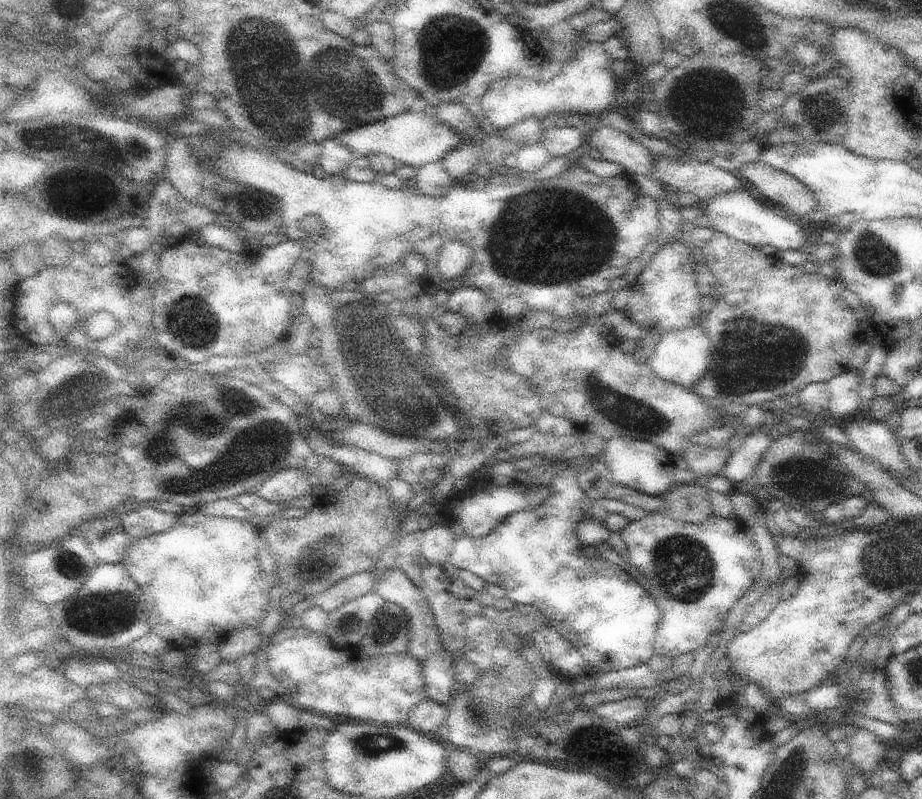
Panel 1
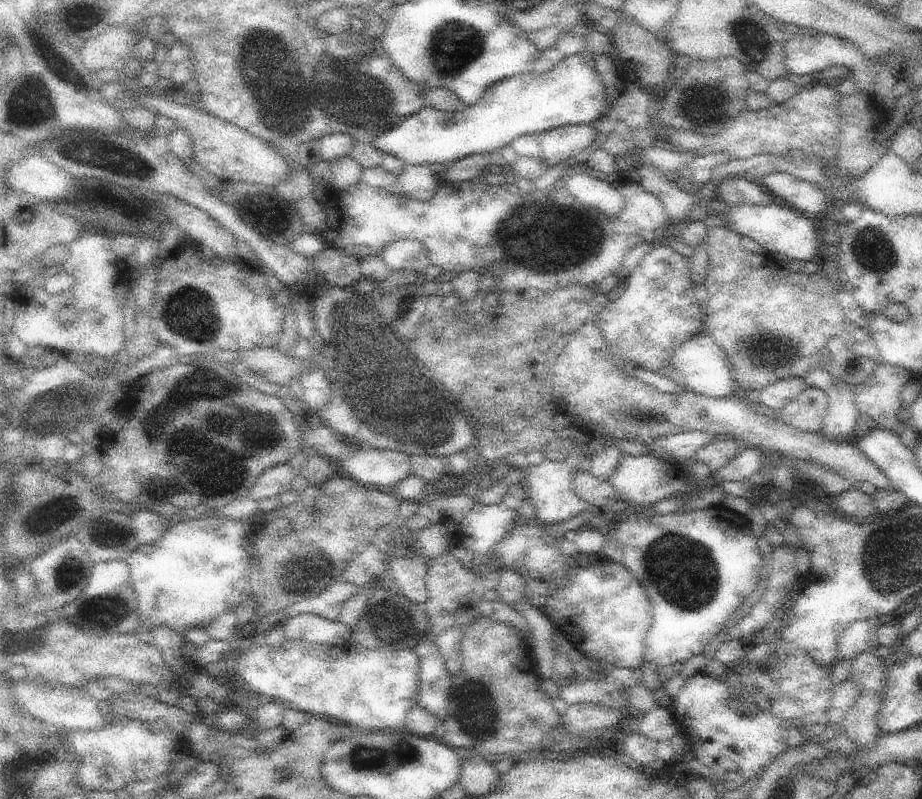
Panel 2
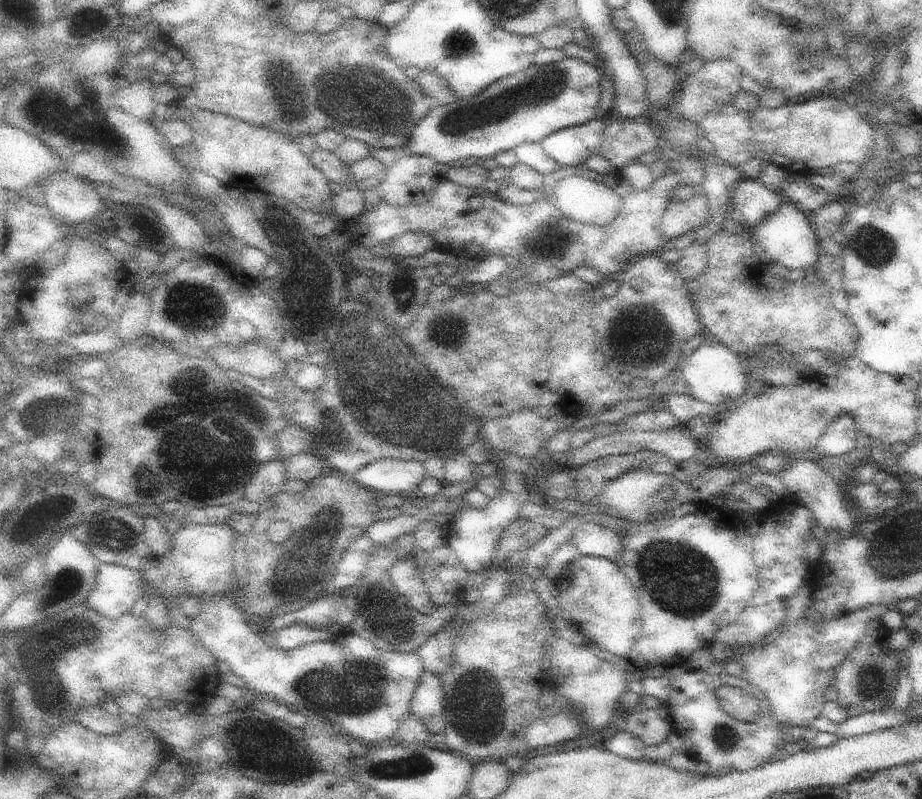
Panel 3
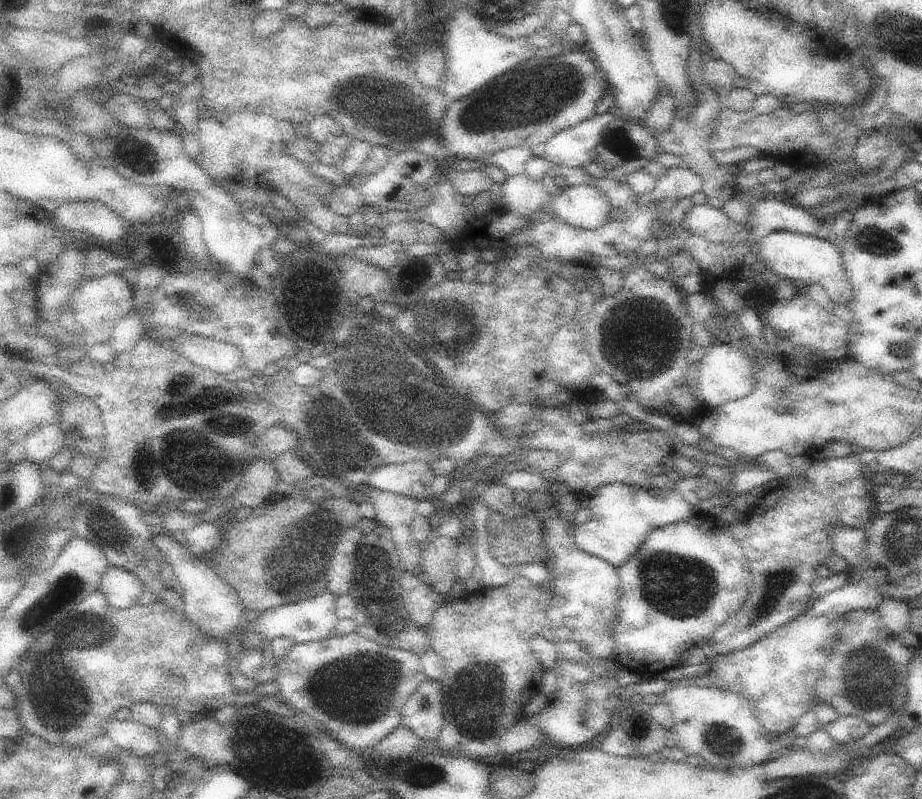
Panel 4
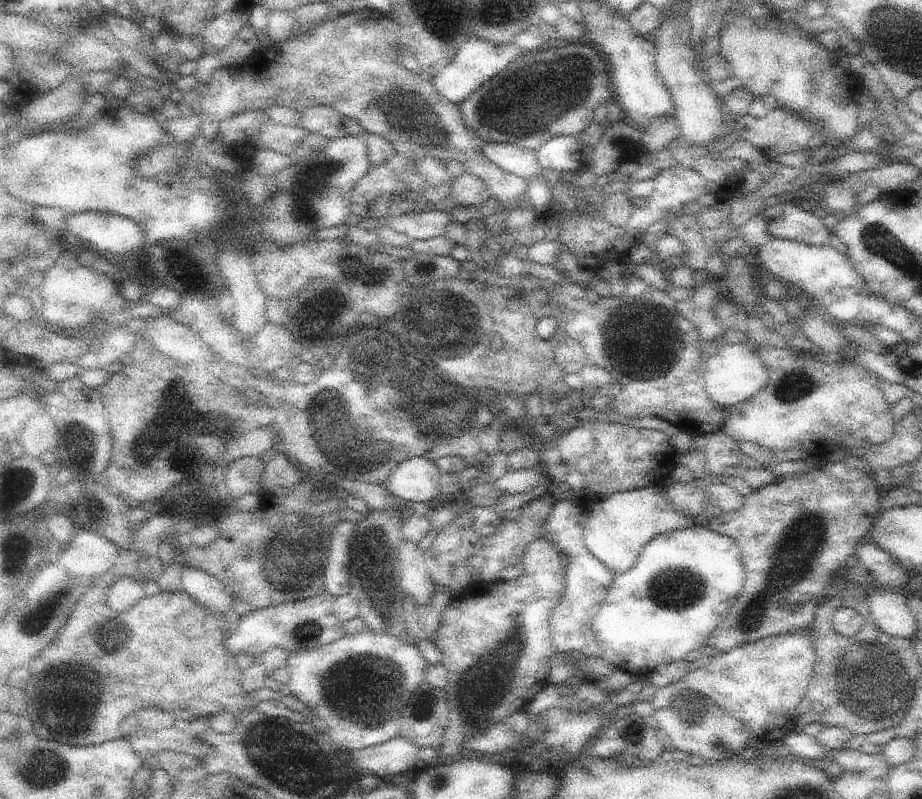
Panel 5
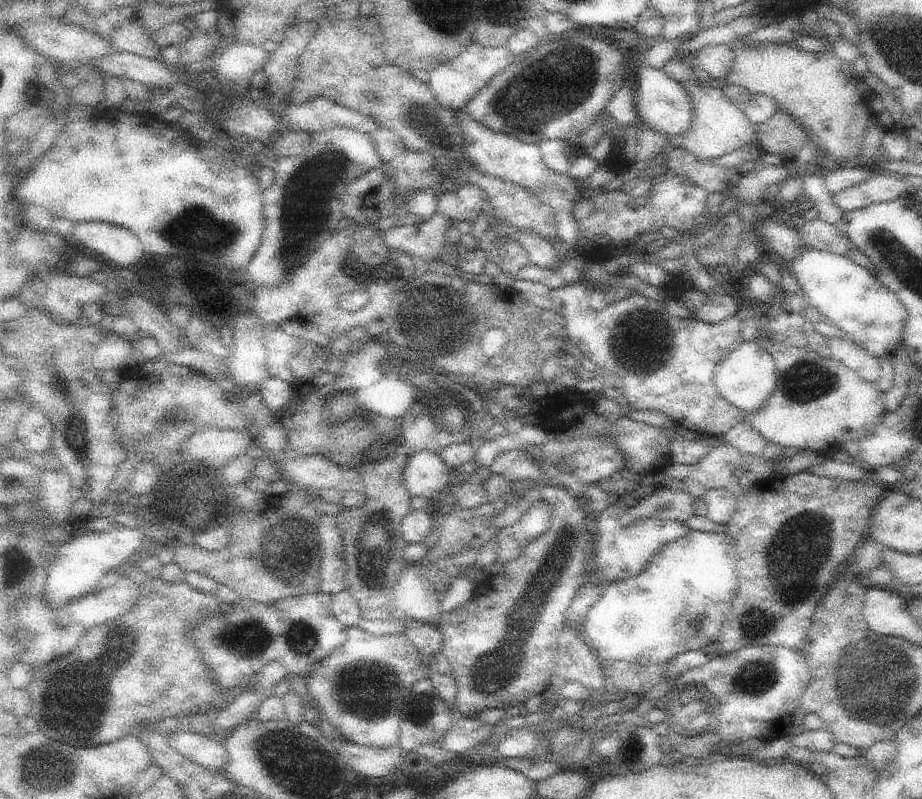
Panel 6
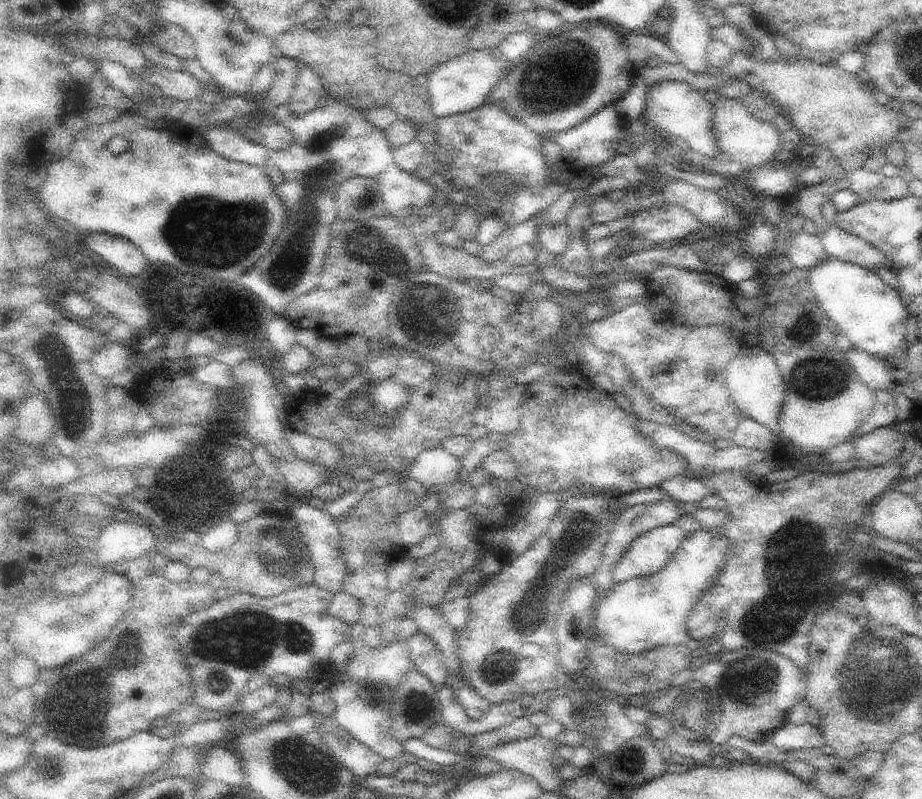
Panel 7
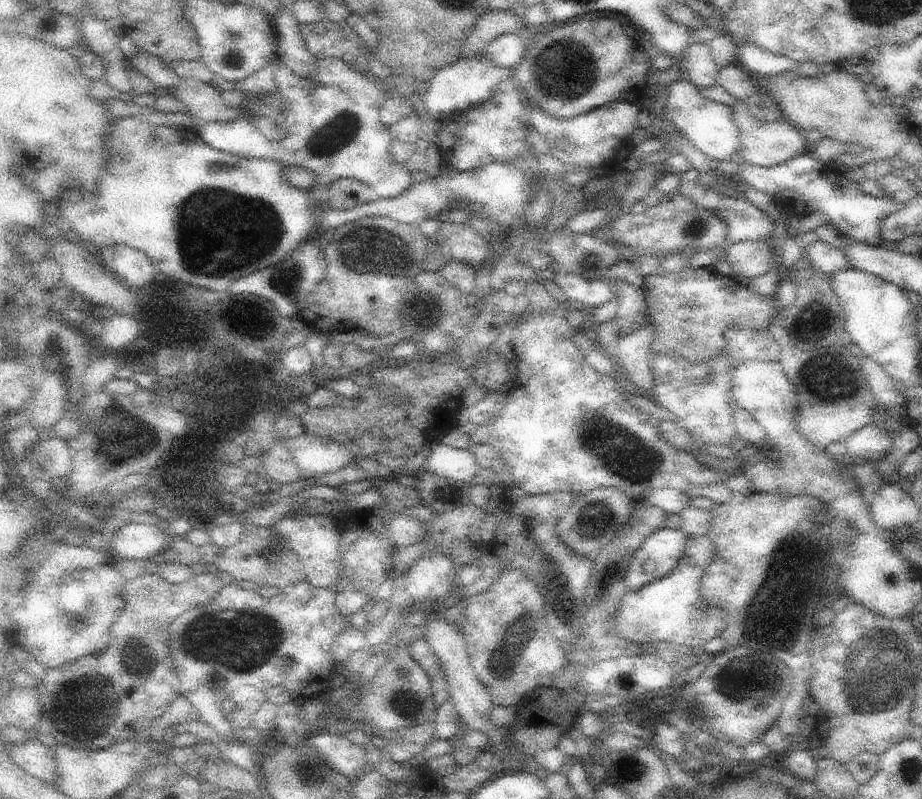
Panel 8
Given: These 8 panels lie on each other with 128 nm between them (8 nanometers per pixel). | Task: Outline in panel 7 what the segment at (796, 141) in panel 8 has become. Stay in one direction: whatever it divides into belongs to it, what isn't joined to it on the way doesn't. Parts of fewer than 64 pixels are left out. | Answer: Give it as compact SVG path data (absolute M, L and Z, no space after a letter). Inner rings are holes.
M720 98L712 103L714 122L716 128L716 146L720 142L720 150L728 154L734 161L741 164L742 169L761 167L774 160L776 153L782 150L782 136L776 126L770 122L757 119L740 99Z

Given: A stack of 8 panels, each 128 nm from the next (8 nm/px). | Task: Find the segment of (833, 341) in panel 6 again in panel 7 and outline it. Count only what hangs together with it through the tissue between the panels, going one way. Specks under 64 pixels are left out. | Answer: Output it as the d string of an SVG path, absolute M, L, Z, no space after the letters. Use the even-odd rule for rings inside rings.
M854 347L854 350L845 352L845 355L848 356L848 362L852 364L856 375L868 388L872 388L876 392L890 390L890 394L894 394L896 382L892 380L892 376L880 360L856 347Z

